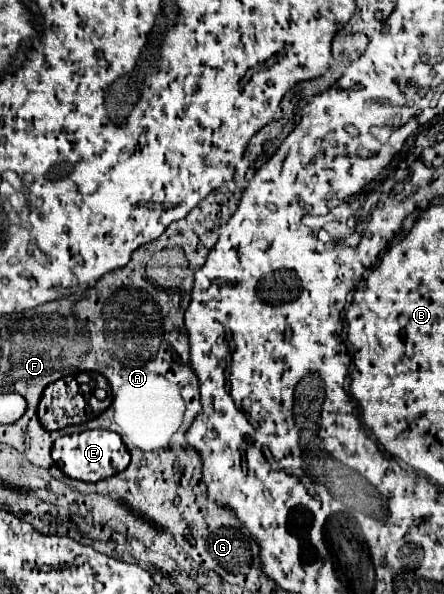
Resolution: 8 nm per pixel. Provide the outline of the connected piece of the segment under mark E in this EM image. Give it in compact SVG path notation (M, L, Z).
M94 429L94 431L84 431L80 435L70 435L70 437L66 435L56 439L52 447L52 459L72 479L102 481L110 475L124 471L130 463L130 453L116 433L106 429Z

